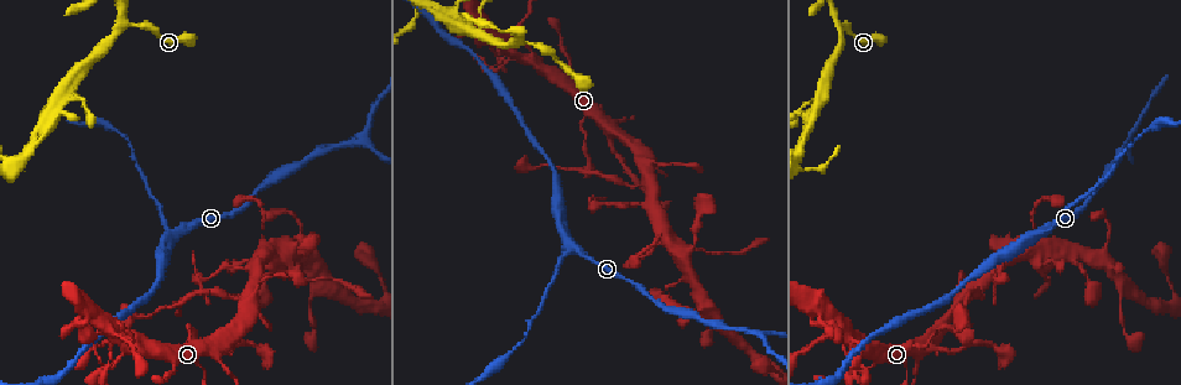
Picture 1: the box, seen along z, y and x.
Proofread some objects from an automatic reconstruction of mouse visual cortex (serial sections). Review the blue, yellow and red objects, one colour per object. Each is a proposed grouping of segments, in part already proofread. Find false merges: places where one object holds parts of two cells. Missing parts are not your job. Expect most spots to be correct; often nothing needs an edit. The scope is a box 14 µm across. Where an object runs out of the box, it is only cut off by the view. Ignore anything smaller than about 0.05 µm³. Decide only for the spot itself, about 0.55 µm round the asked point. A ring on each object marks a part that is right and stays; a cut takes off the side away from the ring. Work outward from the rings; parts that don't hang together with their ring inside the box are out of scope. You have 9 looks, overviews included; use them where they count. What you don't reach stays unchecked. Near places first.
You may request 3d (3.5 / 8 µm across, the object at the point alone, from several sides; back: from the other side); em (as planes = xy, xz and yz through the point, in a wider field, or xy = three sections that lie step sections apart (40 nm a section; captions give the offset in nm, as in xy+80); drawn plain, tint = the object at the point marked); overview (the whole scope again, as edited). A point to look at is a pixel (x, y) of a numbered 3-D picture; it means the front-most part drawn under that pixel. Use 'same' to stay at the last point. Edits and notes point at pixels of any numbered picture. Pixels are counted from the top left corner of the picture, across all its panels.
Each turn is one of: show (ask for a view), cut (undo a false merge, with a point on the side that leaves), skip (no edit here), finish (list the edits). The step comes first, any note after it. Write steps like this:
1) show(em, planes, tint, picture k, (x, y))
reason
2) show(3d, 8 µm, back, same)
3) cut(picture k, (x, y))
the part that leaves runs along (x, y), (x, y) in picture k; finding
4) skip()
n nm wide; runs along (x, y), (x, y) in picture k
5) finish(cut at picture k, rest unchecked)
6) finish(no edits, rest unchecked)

show(3d, 8 µm, back, picture 1, (574, 245))
three-way junction

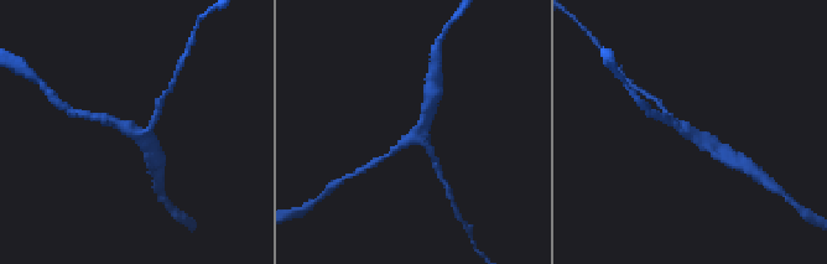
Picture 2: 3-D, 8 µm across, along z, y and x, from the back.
show(em, planes, tint, picture 2, (417, 136))
3 arms; arms of 200, 200, 250 nm; now the EM

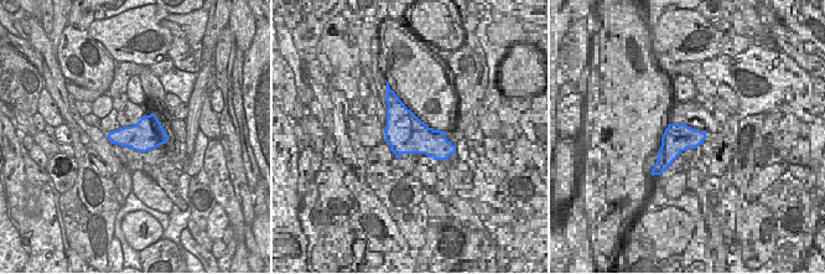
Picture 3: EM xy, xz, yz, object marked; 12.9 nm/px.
skip()
runs along (386, 155), (415, 136), (431, 108) in picture 2; one cell here

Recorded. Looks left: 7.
show(3d, 3.5 µm, picture 1, (488, 65))
narrows sharply

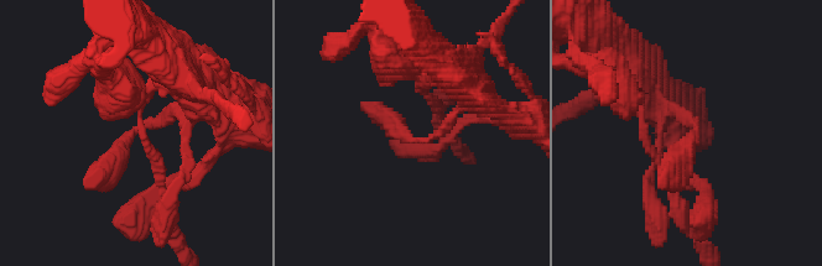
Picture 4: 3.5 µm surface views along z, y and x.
show(em, xy, step 2, tint, picture 4, (695, 129))

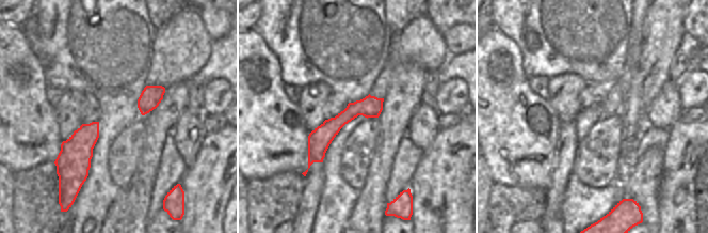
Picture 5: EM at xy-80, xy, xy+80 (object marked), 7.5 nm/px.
skip()
runs along (380, 101), (342, 118), (310, 160) in picture 5; all the same cell

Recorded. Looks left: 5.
show(3d, 8 µm, picture 1, (976, 284))
a narrow waist

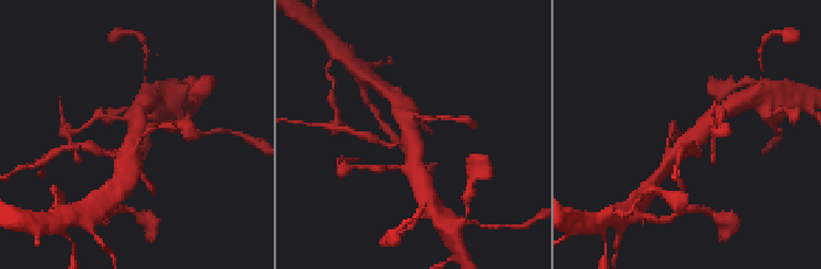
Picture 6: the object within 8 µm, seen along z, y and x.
show(3d, 3.5 µm, back, picture 6, (134, 139))
zoom in

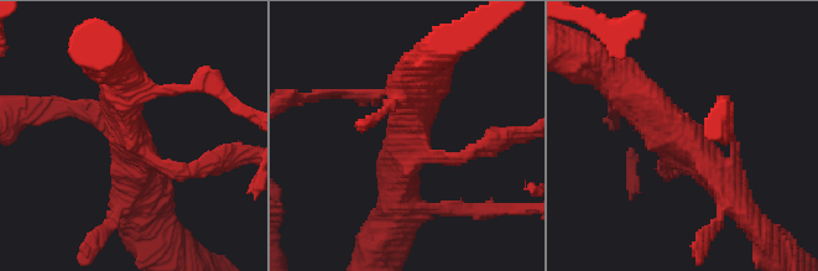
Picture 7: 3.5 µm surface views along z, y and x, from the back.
show(em, xy, step 2, tint, picture 7, (677, 138))
3 arms; arms of 150, 400, 500 nm

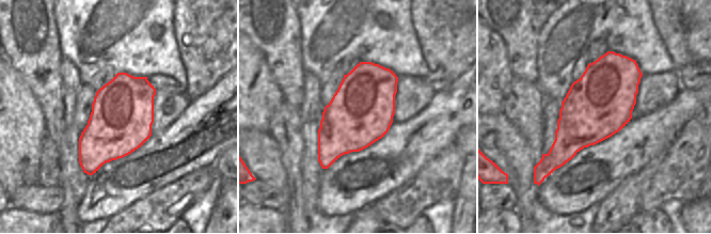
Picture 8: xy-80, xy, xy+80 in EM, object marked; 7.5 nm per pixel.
skip()
runs along (738, 202), (699, 152), (620, 84) in picture 7; all the same cell

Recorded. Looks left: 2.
show(3d, 8 µm, picture 1, (521, 43))
sudden change in width

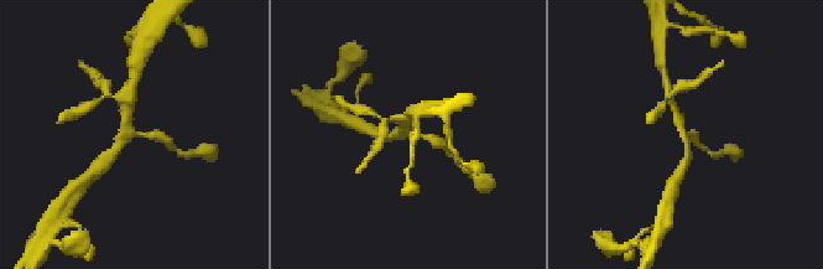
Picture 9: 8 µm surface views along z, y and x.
show(em, xy, step 1, tint, picture 9, (133, 135))
3 arms; arms of 200, 250, 250 nm; need the tissue

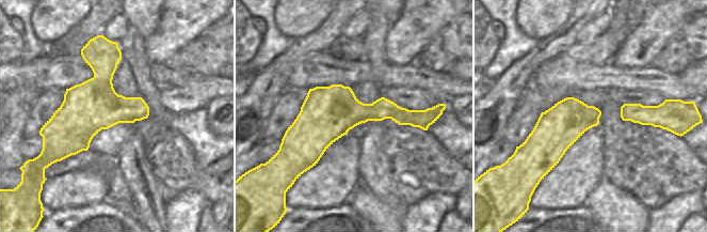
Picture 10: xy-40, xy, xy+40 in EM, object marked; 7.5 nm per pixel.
skip()
runs along (165, 140), (131, 134), (107, 160) in picture 9; one cell here

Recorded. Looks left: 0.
finish(no edits, rest unchecked)

